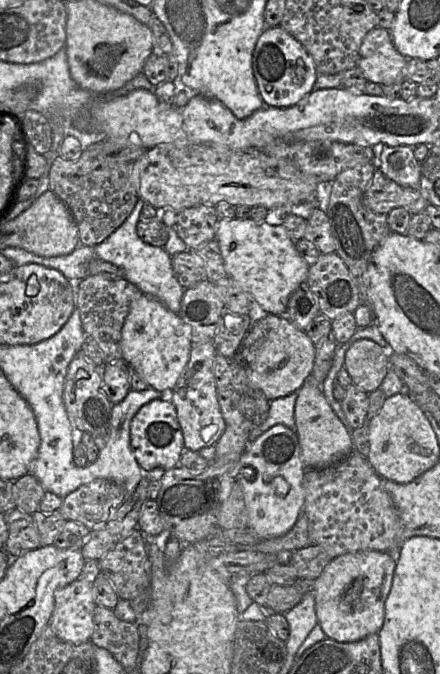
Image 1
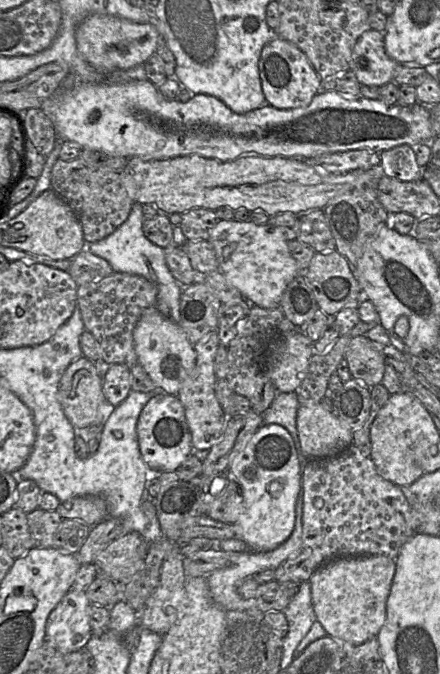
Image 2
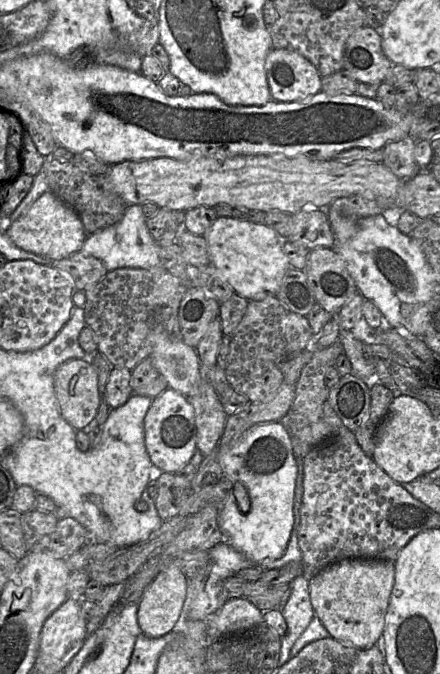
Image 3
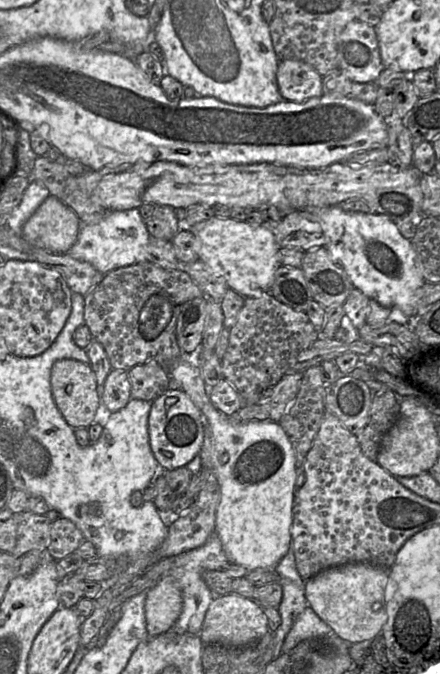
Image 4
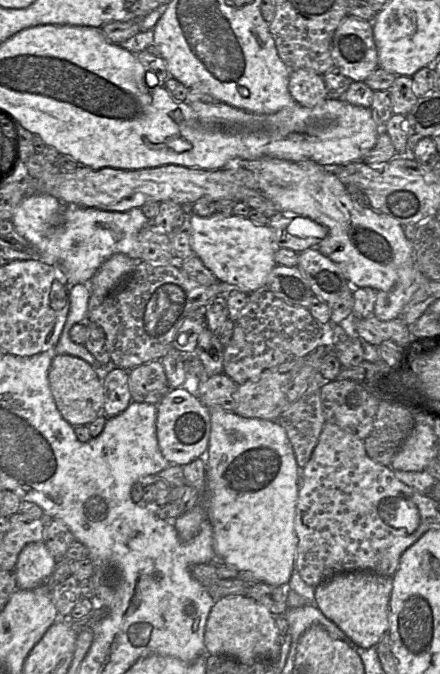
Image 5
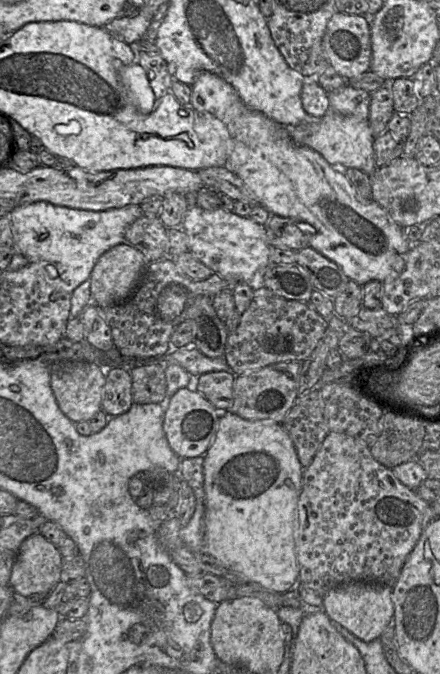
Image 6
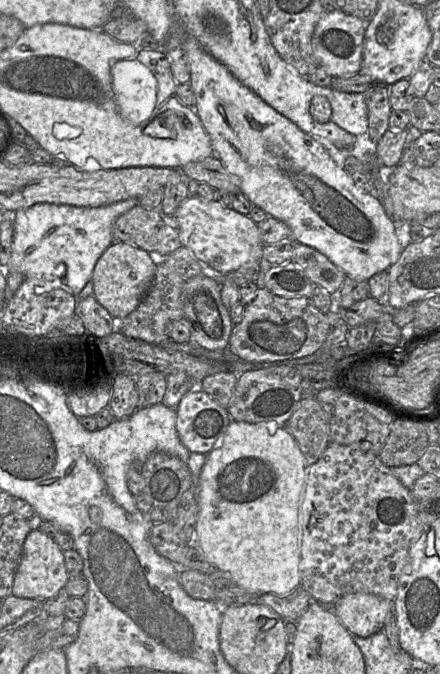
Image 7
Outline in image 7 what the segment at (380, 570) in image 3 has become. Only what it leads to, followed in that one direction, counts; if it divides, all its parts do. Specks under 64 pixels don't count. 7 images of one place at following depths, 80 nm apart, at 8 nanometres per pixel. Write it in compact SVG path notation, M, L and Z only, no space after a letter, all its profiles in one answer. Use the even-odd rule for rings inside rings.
M357 592L343 595L331 608L351 635L367 638L383 630L388 615L393 612L393 602Z

